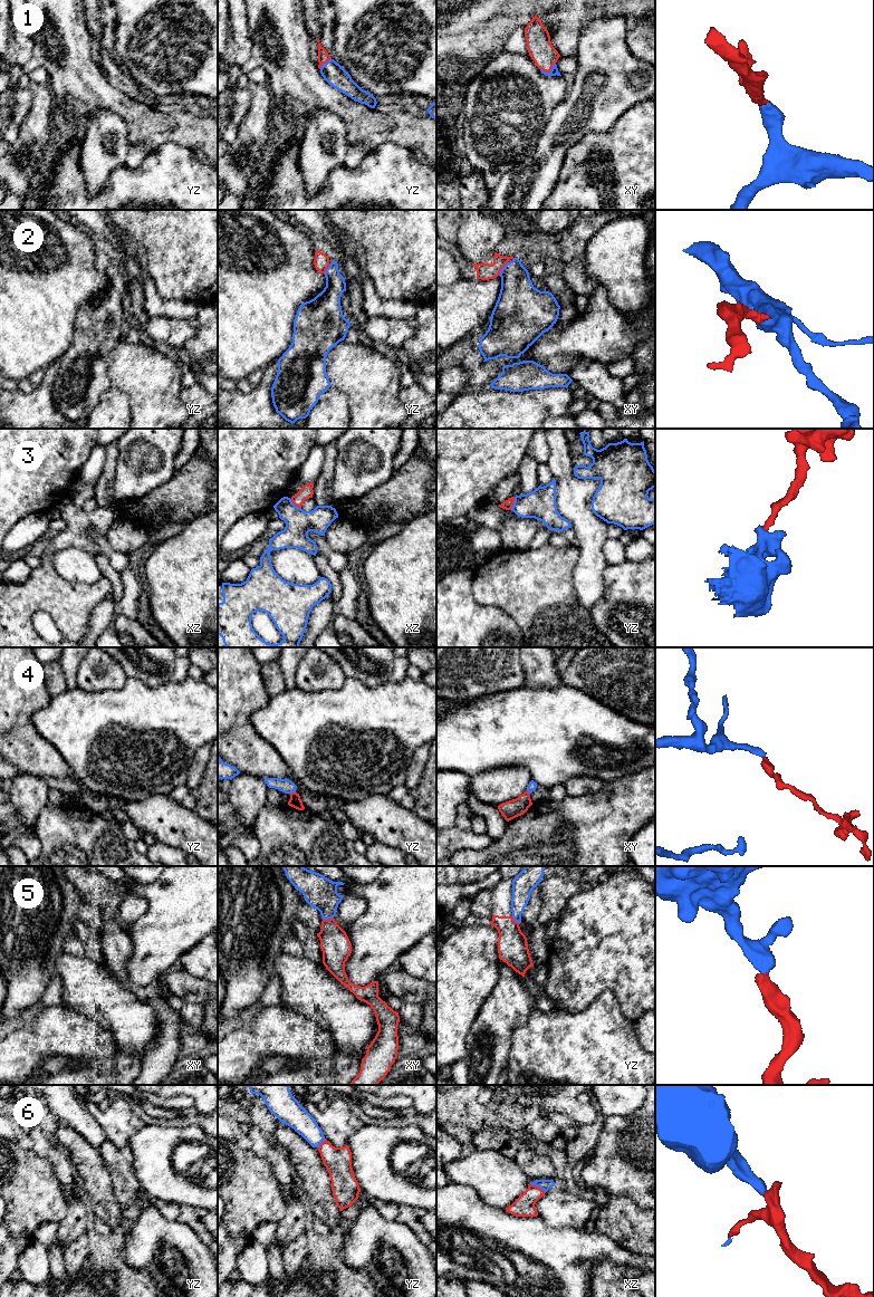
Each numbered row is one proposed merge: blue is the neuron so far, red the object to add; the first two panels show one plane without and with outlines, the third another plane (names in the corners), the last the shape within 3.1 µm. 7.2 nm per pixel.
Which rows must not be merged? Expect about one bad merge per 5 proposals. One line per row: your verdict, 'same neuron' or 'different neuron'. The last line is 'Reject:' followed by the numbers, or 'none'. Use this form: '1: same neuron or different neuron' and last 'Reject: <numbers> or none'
1: same neuron
2: same neuron
3: different neuron
4: different neuron
5: same neuron
6: different neuron
Reject: 3, 4, 6

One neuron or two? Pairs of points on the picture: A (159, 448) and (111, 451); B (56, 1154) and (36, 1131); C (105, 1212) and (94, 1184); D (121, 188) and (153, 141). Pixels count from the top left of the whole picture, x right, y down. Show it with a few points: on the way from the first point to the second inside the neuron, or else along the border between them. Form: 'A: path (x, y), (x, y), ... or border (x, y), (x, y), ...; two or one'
A: border (117, 440), (117, 461), (114, 477); two
B: path (50, 1149), (38, 1136); one
C: path (104, 1206), (101, 1191); one
D: border (171, 141), (164, 142), (147, 154); two

